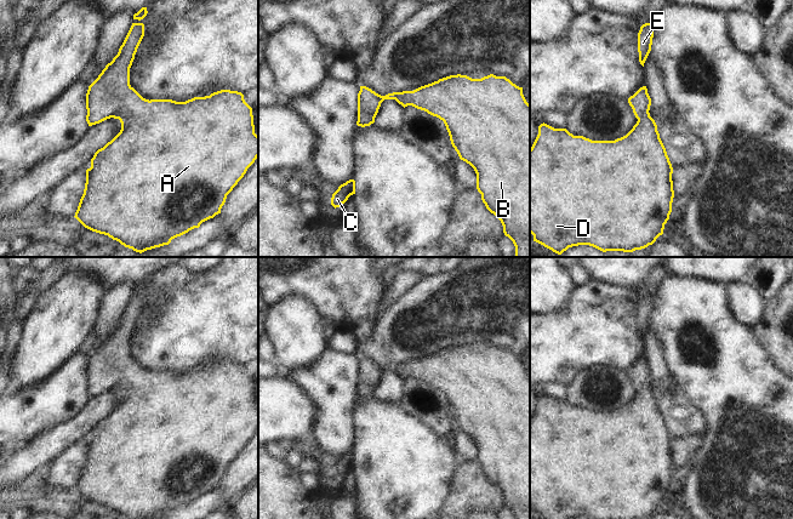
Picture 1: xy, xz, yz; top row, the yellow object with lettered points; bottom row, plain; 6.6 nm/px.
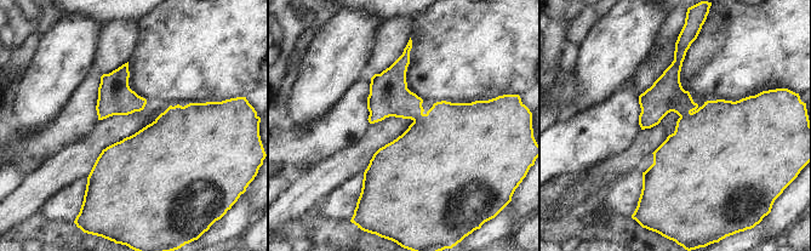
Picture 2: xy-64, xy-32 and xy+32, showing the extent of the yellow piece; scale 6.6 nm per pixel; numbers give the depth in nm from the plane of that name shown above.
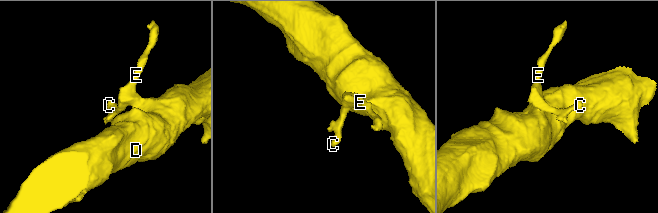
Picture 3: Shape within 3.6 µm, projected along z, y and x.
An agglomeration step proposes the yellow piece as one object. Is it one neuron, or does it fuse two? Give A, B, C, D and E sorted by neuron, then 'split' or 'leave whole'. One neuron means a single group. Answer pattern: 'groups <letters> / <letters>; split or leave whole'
groups A B C D E; leave whole

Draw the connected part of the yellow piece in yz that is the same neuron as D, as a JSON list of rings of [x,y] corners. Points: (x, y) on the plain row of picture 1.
[[[646,358],[640,359],[631,367],[628,375],[638,393],[626,407],[615,412],[592,412],[583,407],[574,407],[566,400],[554,400],[544,394],[538,398],[538,406],[530,420],[530,504],[534,507],[534,513],[544,519],[572,519],[578,517],[589,517],[593,519],[647,519],[663,506],[664,496],[672,484],[674,469],[673,439],[660,410],[657,397],[649,384],[651,370]]]

